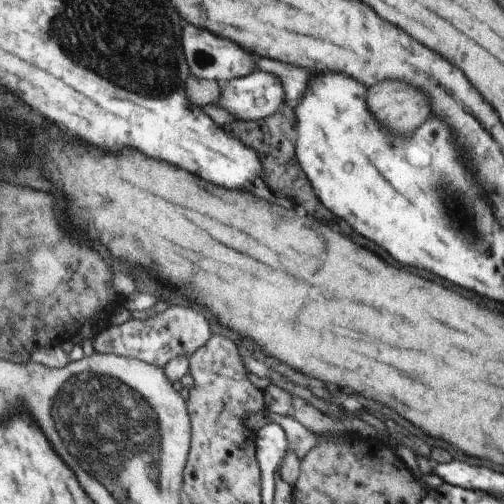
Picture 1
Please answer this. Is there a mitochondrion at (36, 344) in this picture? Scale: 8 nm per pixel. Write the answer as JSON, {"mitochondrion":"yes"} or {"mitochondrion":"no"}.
{"mitochondrion":"no"}

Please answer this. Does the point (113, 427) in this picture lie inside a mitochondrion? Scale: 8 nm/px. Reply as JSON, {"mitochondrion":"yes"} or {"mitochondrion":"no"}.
{"mitochondrion":"yes"}

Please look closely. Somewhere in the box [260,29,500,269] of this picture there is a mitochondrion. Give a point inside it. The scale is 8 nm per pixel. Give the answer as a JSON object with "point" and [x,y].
{"point":[459,215]}

